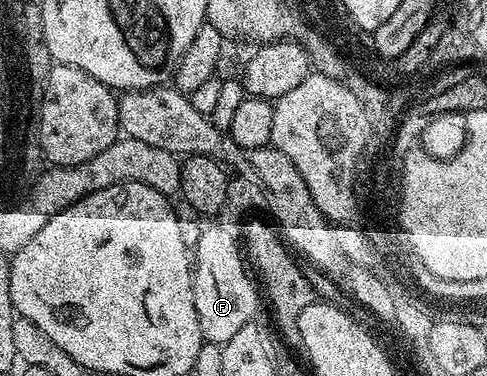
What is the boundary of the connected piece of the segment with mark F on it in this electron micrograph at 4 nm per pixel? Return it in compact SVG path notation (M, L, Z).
M203 227L202 233L198 235L196 259L192 264L194 301L203 341L224 345L232 338L232 334L236 334L236 330L240 330L240 326L251 323L257 317L254 315L258 312L260 292L252 276L250 281L245 263L247 261L239 237L237 240L226 228Z

